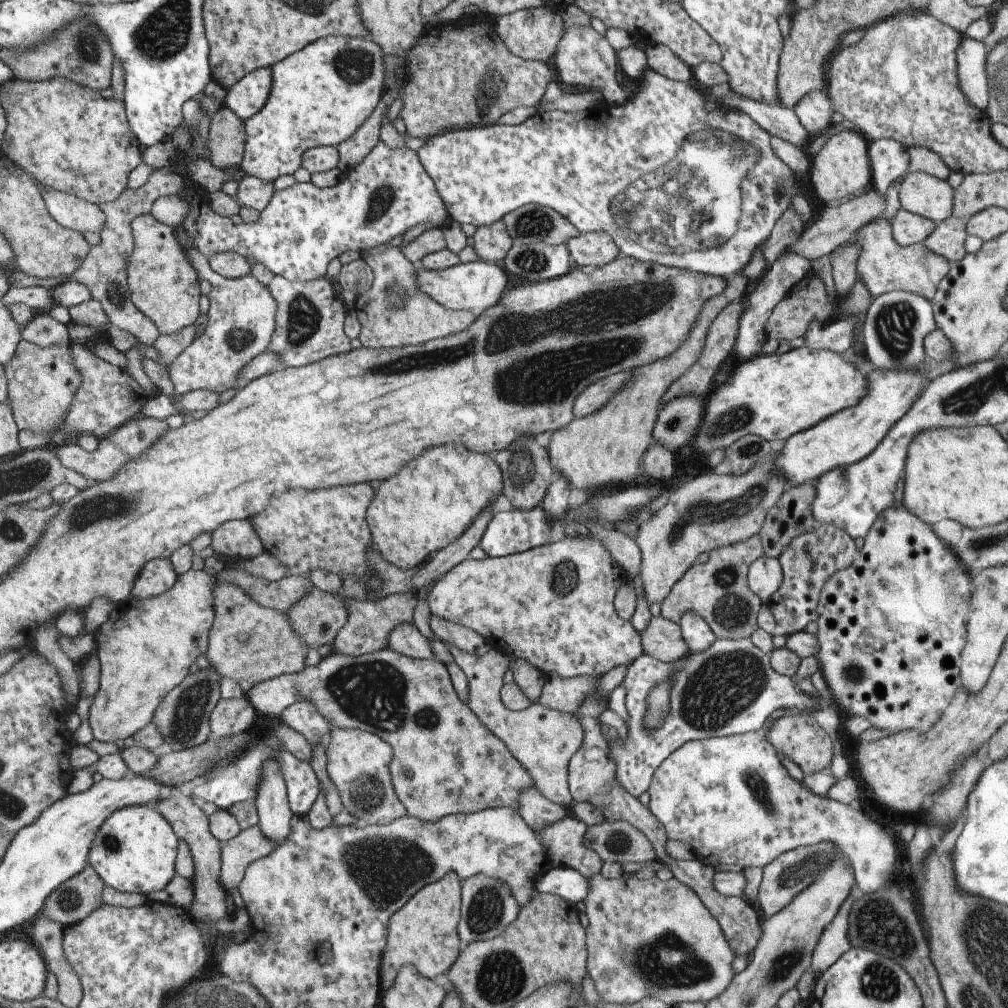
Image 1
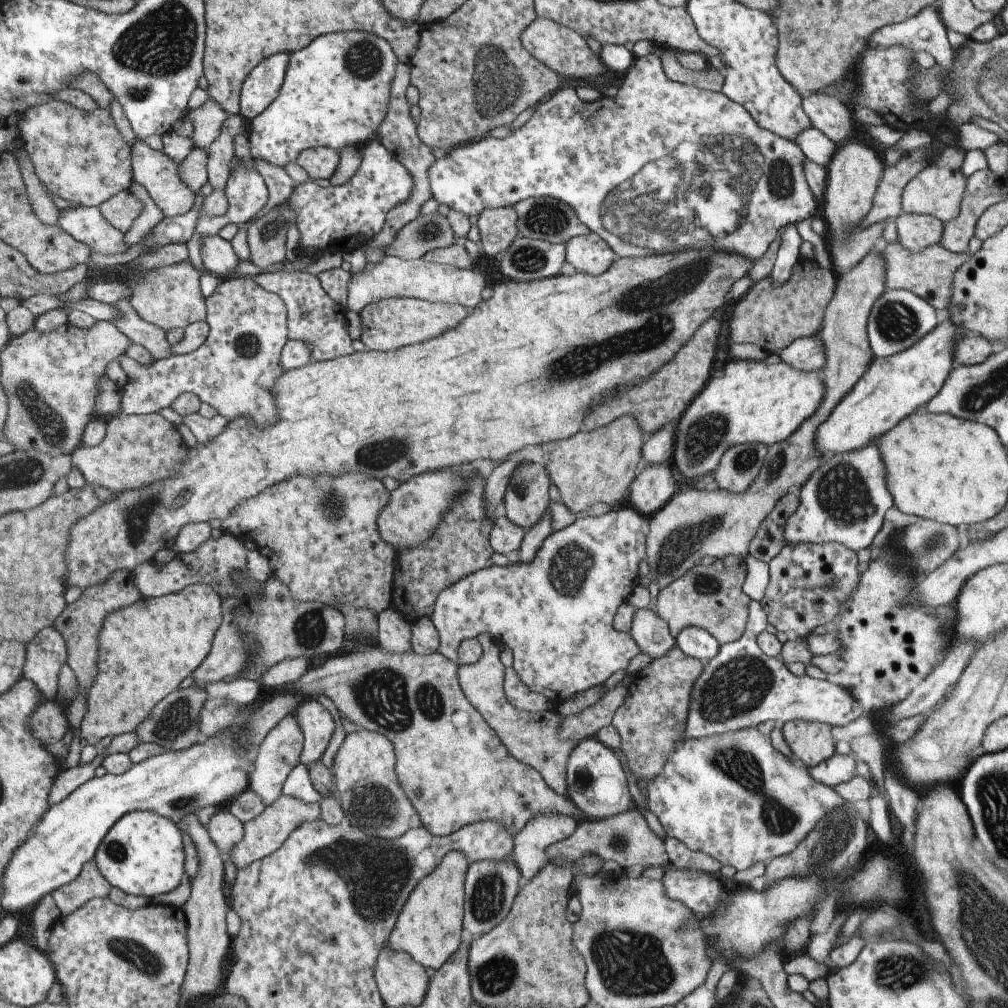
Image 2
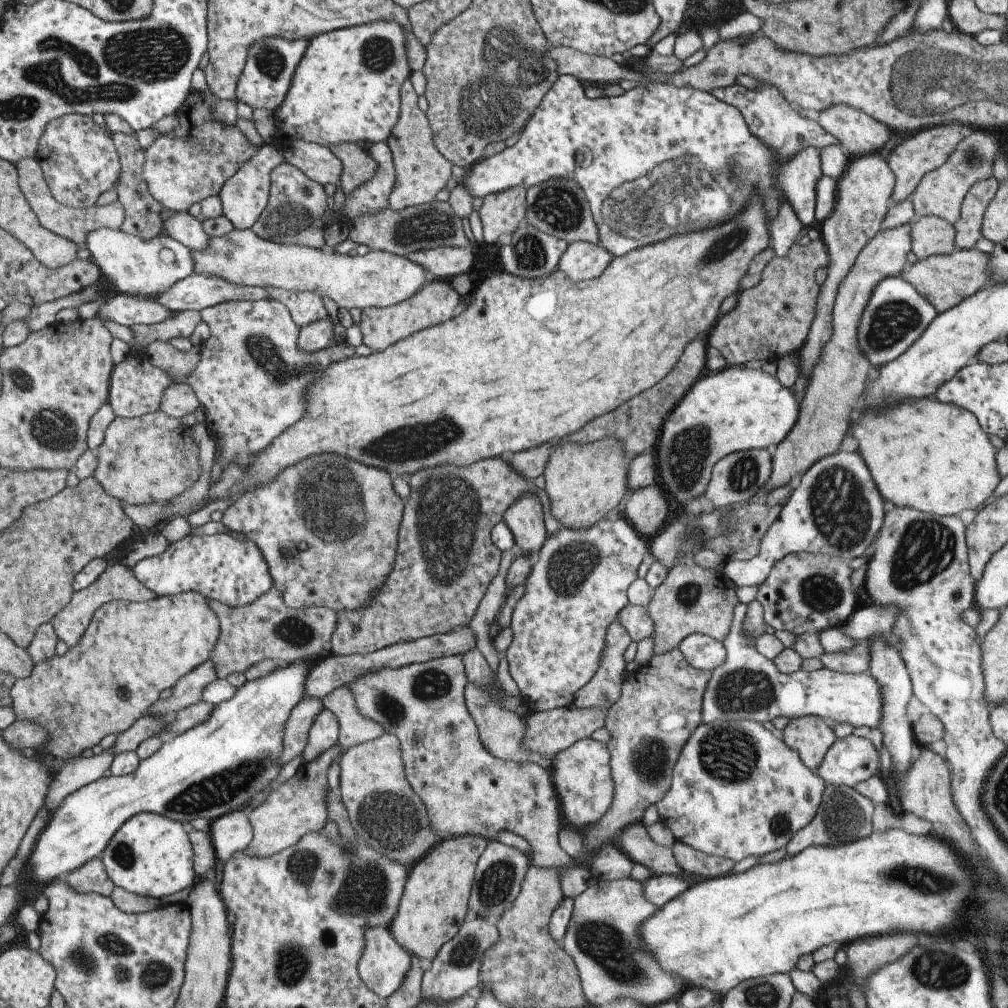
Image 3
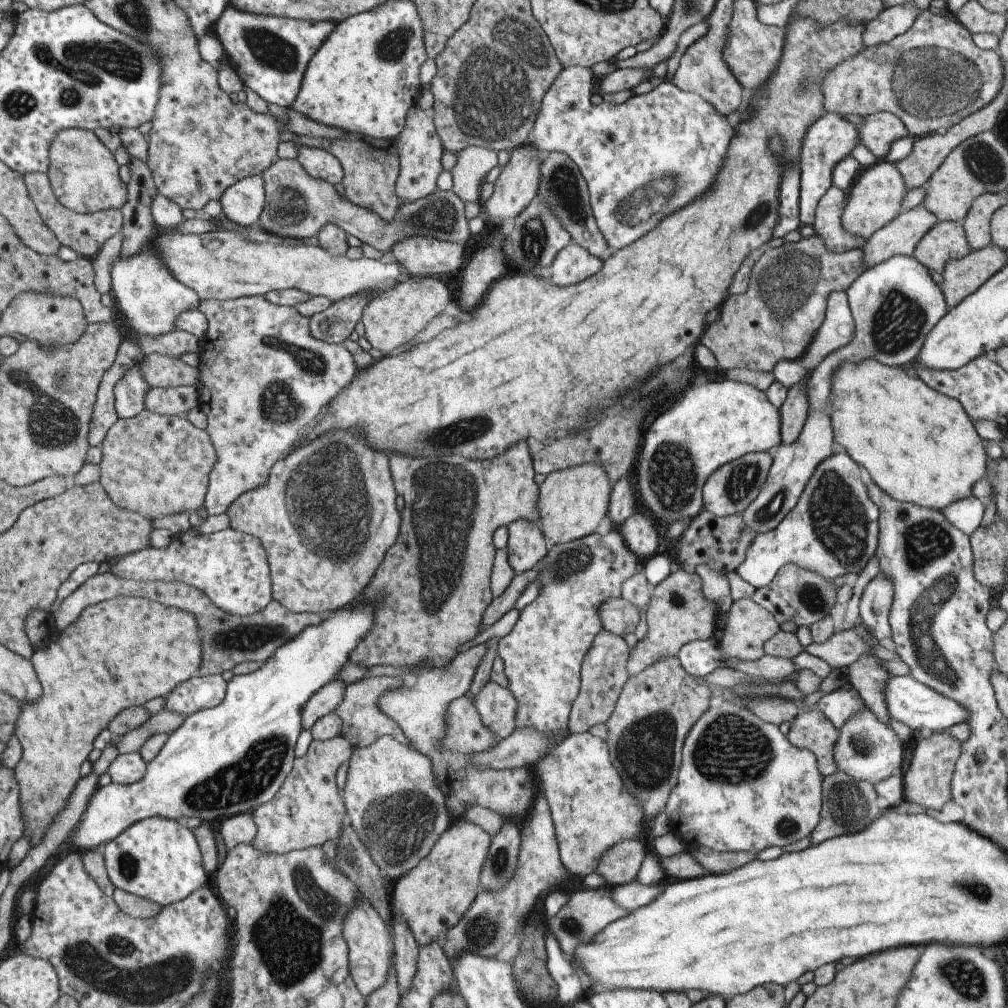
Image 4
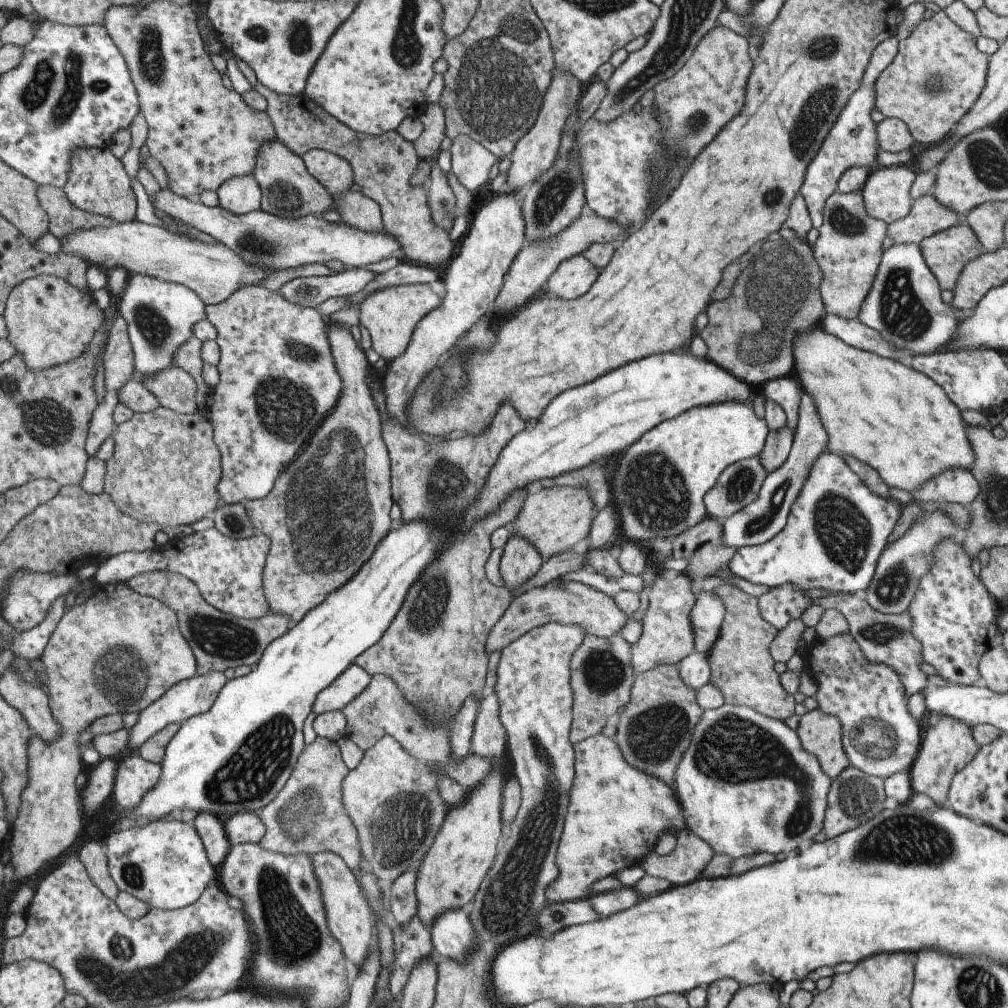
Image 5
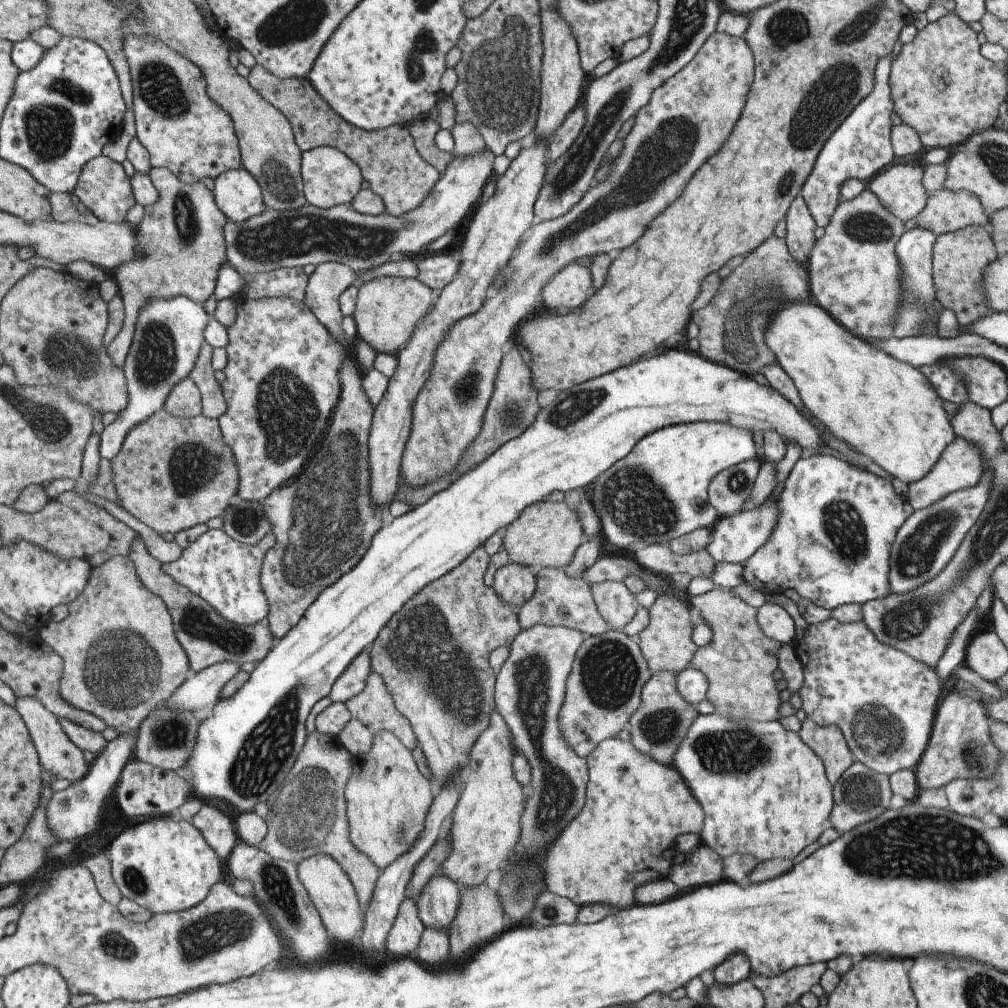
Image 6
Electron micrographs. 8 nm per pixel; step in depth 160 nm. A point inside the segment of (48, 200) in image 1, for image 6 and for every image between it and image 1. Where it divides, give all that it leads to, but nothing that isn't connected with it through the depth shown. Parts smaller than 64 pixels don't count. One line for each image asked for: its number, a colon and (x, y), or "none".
2: (85, 224)
3: (135, 267)
4: (148, 296)
5: (159, 315)
6: (168, 333)

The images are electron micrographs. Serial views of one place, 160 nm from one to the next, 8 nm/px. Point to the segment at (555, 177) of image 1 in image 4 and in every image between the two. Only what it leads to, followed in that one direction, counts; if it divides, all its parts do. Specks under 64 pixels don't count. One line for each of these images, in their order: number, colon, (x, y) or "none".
2: (662, 167)
3: (640, 157)
4: (640, 159)

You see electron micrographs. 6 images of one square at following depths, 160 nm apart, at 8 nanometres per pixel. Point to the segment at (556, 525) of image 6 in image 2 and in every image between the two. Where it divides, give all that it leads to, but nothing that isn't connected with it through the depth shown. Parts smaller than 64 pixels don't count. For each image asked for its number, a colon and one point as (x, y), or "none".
2: (597, 466)
3: (583, 482)
4: (572, 502)
5: (556, 518)

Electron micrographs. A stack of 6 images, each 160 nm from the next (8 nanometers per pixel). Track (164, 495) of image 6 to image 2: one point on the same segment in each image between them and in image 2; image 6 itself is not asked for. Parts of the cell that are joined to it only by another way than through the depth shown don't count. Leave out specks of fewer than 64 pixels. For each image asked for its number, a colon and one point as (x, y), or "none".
2: (136, 450)
3: (148, 459)
4: (153, 465)
5: (164, 467)

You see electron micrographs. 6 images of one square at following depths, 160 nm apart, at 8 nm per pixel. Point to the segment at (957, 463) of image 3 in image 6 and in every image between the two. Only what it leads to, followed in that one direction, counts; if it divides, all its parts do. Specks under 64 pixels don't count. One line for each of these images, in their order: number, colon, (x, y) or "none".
4: (918, 446)
5: (897, 421)
6: (885, 409)

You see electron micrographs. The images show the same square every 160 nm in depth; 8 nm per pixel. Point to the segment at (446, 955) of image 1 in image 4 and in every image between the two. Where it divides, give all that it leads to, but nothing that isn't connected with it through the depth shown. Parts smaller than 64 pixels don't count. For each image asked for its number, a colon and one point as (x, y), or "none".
2: (428, 928)
3: (433, 906)
4: (430, 898)

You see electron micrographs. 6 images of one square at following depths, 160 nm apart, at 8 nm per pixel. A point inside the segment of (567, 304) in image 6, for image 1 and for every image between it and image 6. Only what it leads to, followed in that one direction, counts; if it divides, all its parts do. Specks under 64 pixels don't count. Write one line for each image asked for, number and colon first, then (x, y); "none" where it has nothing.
1: (595, 248)
2: (590, 254)
3: (581, 259)
4: (573, 263)
5: (573, 276)

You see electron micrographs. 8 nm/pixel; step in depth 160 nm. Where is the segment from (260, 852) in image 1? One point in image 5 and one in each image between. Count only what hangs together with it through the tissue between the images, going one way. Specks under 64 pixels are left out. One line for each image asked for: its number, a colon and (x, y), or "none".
2: (262, 835)
3: (298, 806)
4: (307, 810)
5: (318, 823)

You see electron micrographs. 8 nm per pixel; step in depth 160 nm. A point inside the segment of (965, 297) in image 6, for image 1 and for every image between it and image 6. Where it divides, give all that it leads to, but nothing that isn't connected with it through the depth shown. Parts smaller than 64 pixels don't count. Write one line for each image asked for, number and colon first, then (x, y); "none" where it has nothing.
1: (907, 229)
2: (915, 231)
3: (929, 235)
4: (945, 241)
5: (944, 253)

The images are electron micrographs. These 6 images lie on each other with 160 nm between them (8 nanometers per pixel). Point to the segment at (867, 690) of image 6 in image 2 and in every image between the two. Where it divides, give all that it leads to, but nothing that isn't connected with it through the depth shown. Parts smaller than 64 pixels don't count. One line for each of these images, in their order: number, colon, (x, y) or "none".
2: (838, 769)
3: (850, 760)
4: (865, 749)
5: (879, 737)

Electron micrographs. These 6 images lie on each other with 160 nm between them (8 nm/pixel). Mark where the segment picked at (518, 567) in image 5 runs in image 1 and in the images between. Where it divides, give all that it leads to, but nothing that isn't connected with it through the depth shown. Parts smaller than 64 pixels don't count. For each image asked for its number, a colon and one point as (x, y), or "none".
1: (526, 470)
2: (525, 500)
3: (524, 517)
4: (525, 548)

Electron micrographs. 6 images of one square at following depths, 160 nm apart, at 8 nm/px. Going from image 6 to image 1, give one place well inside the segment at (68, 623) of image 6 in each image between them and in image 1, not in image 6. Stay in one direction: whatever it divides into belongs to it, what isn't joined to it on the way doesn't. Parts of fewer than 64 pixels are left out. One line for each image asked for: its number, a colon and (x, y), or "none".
1: (144, 649)
2: (144, 651)
3: (130, 652)
4: (120, 653)
5: (117, 652)

